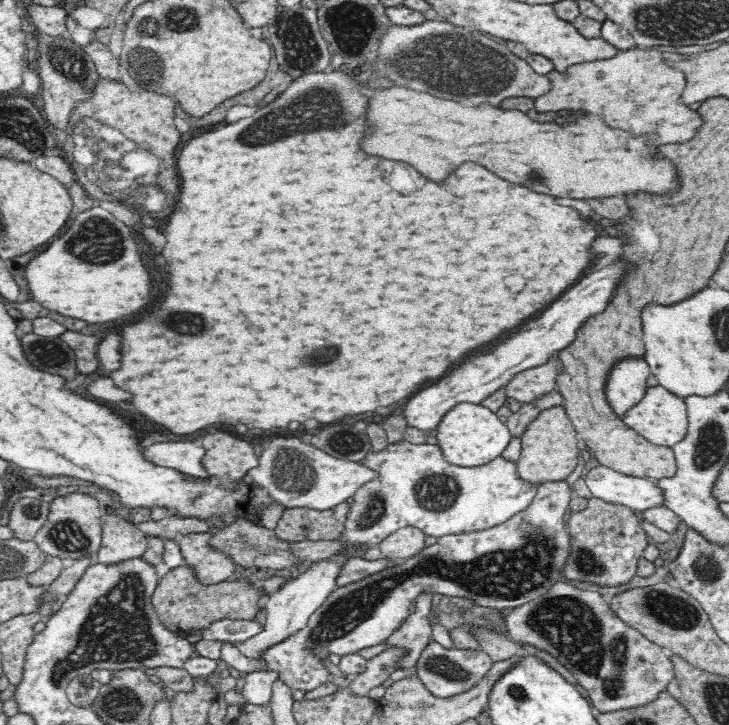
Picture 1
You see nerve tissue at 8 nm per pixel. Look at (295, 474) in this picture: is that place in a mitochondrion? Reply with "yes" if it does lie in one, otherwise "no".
yes

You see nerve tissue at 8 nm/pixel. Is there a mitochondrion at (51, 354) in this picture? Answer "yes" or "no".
yes

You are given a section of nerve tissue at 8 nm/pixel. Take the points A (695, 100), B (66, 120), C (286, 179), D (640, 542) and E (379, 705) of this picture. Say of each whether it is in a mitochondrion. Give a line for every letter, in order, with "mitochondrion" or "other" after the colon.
A: other
B: mitochondrion
C: other
D: other
E: other

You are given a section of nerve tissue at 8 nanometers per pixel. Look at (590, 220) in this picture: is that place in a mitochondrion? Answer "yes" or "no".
no

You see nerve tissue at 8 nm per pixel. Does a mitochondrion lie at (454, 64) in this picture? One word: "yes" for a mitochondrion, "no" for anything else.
yes

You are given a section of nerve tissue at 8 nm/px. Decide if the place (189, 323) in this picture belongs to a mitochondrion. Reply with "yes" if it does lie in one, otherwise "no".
yes

